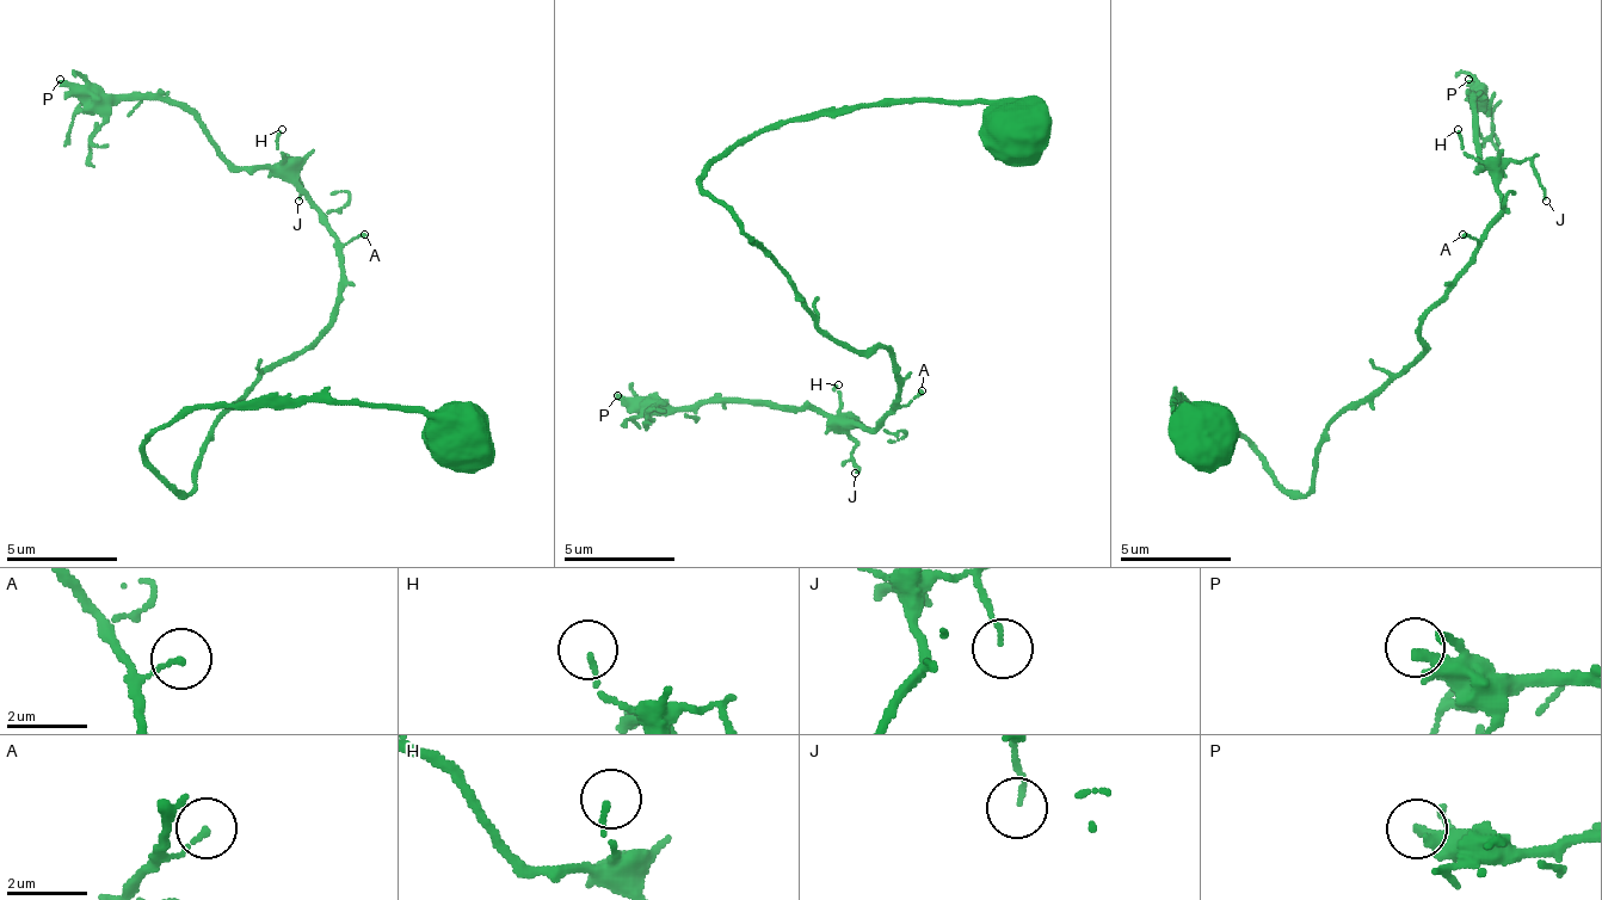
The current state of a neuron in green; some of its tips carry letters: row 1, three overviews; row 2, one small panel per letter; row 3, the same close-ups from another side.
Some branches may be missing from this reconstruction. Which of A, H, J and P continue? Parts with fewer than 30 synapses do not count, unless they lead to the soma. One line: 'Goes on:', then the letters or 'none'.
Goes on: P

